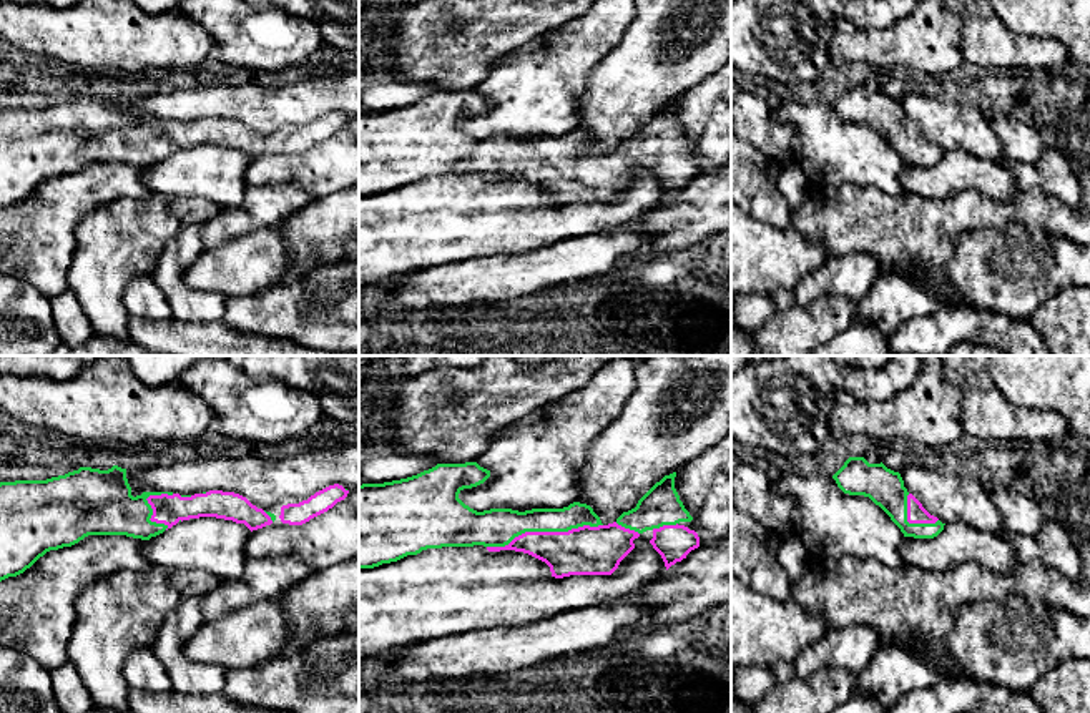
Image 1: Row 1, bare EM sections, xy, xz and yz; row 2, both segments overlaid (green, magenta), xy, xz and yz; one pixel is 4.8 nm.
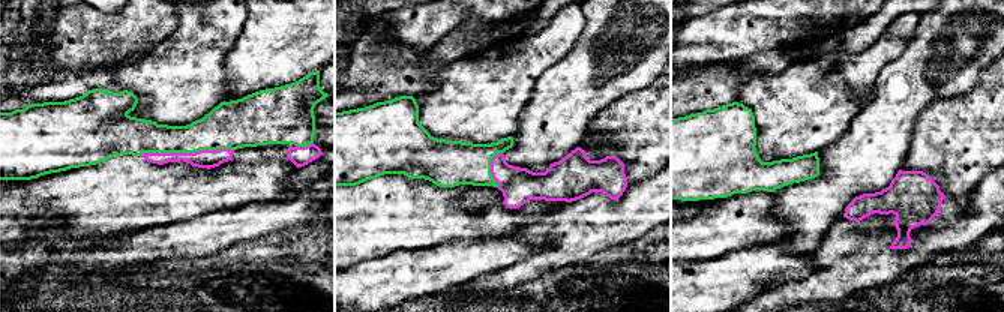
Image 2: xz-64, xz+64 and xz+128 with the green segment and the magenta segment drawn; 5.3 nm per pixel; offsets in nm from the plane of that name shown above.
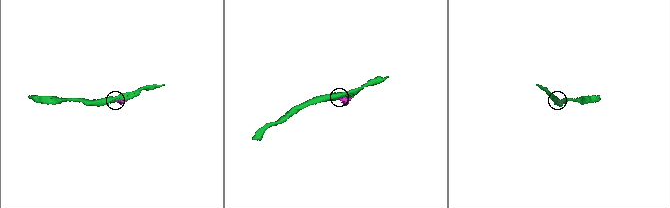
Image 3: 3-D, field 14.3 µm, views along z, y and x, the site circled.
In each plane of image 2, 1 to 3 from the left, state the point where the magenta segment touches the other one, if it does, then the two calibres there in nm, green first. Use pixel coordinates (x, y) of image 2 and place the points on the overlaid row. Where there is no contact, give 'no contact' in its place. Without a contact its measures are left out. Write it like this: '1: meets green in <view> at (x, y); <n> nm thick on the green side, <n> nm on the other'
1: meets green in xz-64 at (186, 152); 240 nm thick on the green side, 100 nm on the other
2: meets green in xz+64 at (489, 168); 260 nm thick on the green side, 190 nm on the other
3: no contact

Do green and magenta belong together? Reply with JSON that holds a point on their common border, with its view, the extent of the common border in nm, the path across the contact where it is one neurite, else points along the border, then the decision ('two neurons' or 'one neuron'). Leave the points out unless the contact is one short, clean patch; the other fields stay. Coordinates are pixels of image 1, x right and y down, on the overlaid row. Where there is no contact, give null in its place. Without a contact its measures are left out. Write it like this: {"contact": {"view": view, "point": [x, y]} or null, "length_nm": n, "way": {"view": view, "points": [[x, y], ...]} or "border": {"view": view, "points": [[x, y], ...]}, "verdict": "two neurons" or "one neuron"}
{"contact": {"view": "xz", "point": [544, 531]}, "length_nm": 550, "verdict": "one neuron"}

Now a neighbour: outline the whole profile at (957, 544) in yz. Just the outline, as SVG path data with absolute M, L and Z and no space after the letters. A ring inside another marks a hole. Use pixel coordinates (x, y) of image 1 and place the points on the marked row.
M950 522L934 538L904 537L904 565L924 570L952 570L962 563L979 563L994 573L1012 575L1020 565L1009 538L1000 532L985 534L964 522Z

